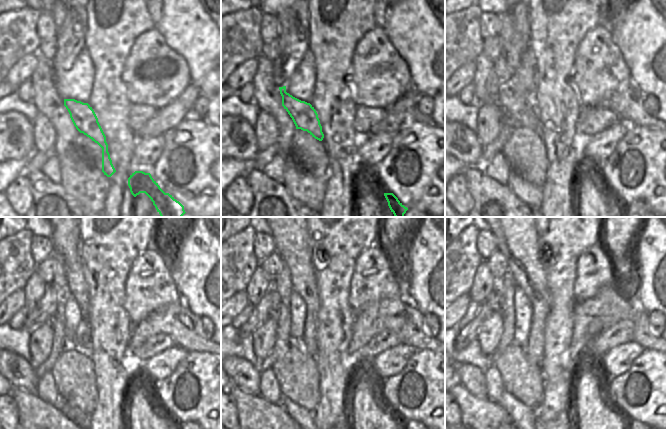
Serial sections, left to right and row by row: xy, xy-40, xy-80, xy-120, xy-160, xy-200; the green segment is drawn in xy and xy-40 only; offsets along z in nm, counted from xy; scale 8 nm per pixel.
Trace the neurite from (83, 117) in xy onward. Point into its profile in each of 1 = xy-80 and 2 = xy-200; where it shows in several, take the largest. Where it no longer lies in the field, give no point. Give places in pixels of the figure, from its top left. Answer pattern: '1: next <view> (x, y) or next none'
1: next xy-80 (518, 108)
2: next xy-200 (494, 299)

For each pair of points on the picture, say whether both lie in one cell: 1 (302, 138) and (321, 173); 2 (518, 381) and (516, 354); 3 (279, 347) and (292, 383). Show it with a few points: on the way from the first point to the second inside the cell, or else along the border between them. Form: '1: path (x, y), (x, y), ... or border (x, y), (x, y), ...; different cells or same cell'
1: path (303, 147), (317, 164); same cell
2: path (518, 374), (516, 371), (516, 361); same cell
3: border (293, 340), (286, 352), (271, 368); different cells

